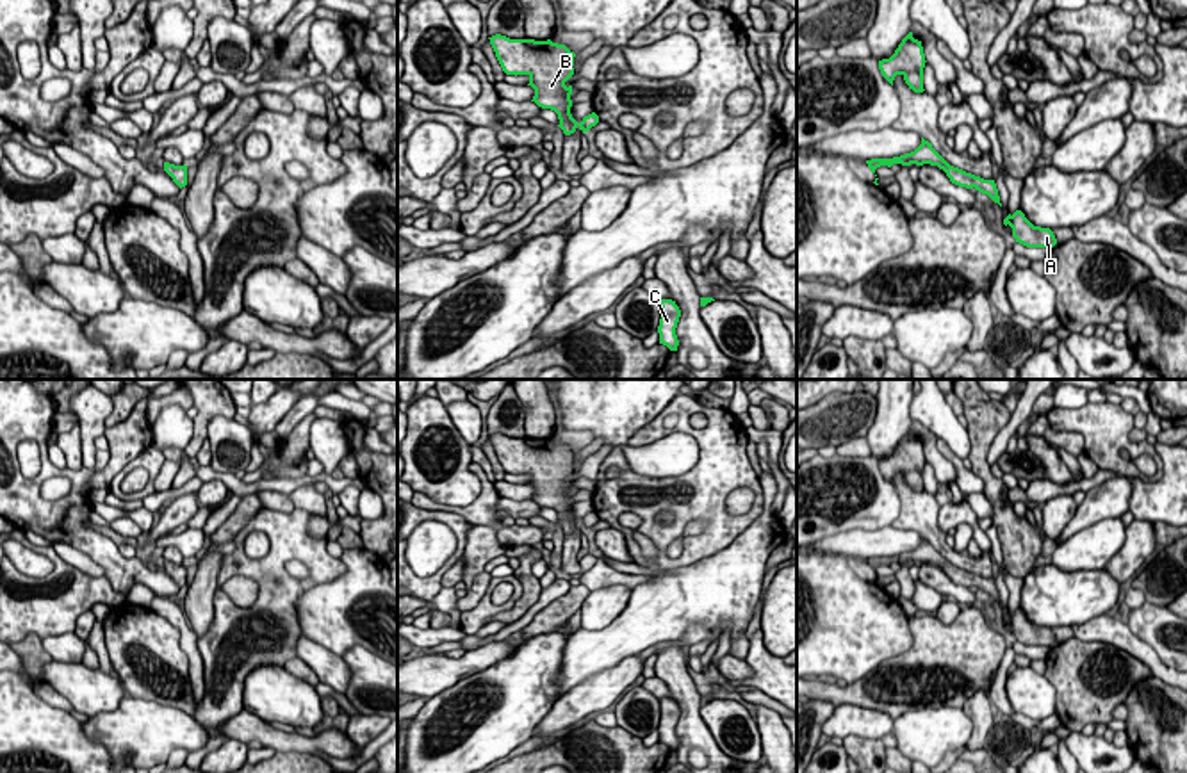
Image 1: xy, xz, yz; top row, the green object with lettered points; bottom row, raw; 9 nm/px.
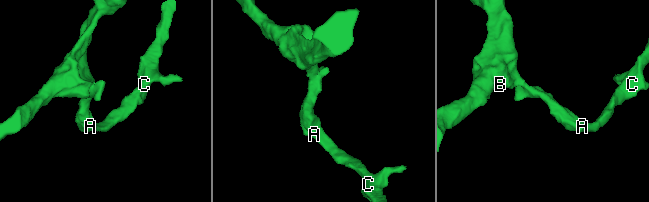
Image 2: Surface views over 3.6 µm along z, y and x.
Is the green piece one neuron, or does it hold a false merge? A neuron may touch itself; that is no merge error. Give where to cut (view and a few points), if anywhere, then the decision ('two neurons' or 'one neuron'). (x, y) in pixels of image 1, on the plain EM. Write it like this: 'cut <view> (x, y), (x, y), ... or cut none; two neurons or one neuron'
cut none; one neuron

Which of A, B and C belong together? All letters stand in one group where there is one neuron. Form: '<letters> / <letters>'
A B C

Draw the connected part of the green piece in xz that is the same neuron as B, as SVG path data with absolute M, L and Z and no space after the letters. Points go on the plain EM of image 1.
M495 433L490 443L495 456L506 474L528 474L529 483L535 488L535 500L542 508L551 508L558 513L560 527L565 534L574 533L577 527L585 533L599 522L595 511L583 517L577 522L572 513L572 484L565 481L574 474L574 456L565 443L535 438L510 438Z

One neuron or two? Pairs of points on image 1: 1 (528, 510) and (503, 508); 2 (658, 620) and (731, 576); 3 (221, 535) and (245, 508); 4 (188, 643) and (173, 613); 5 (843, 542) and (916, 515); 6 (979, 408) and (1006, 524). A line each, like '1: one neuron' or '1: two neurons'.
1: one neuron
2: one neuron
3: one neuron
4: one neuron
5: two neurons
6: one neuron

